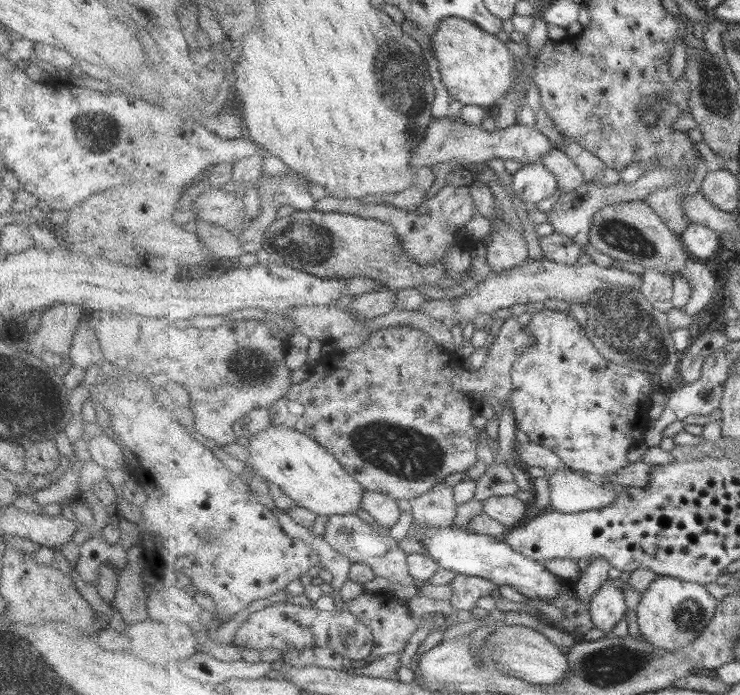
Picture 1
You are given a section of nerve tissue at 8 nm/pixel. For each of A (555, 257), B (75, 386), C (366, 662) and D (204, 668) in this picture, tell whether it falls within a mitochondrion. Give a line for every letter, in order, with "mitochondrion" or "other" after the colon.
A: other
B: other
C: other
D: other

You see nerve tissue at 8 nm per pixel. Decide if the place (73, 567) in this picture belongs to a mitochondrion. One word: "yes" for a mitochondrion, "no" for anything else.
no

